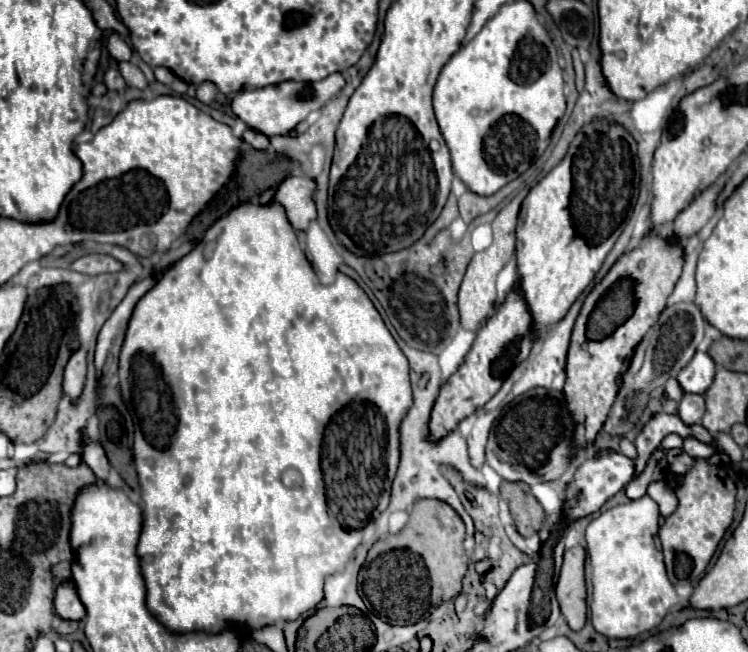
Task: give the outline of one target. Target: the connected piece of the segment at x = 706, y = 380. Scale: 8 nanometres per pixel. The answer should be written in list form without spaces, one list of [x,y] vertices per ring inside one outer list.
[[[696,352],[694,358],[678,372],[678,384],[688,394],[704,394],[714,380],[714,360],[706,352]]]

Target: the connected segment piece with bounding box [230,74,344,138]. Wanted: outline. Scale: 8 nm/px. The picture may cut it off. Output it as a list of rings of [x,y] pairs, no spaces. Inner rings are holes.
[[[330,74],[318,82],[280,82],[264,88],[244,88],[234,94],[230,108],[232,112],[252,130],[262,132],[264,136],[286,136],[290,134],[310,112],[320,110],[338,90],[342,90],[342,74]]]

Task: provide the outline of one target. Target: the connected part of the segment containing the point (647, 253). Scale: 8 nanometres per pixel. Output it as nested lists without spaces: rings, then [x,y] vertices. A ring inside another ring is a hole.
[[[648,234],[642,238],[640,246],[634,248],[630,254],[624,254],[618,258],[618,262],[610,268],[610,272],[602,278],[600,284],[592,288],[592,292],[586,296],[584,306],[576,318],[574,330],[572,330],[572,342],[568,350],[568,364],[566,364],[566,386],[564,386],[564,398],[566,408],[572,414],[574,422],[574,442],[576,446],[590,446],[602,428],[610,406],[616,398],[616,392],[622,384],[622,374],[628,370],[630,358],[640,344],[642,336],[648,332],[648,328],[656,322],[660,312],[666,306],[666,298],[670,296],[676,280],[680,278],[684,264],[682,248],[670,246],[664,240],[660,240],[658,234]],[[620,280],[632,282],[632,298],[634,298],[634,312],[632,316],[620,324],[610,336],[604,340],[590,340],[586,336],[586,324],[588,316],[596,308],[598,300]]]

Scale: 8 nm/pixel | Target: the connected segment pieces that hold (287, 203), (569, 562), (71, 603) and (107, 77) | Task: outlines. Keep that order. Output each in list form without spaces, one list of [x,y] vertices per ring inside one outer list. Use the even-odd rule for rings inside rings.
[[[286,176],[278,186],[274,198],[284,204],[288,220],[296,230],[306,230],[308,224],[316,218],[316,204],[312,200],[314,188],[316,182],[302,176]]]
[[[574,546],[564,552],[564,564],[556,584],[556,600],[562,616],[572,630],[582,630],[586,624],[586,584],[584,584],[584,560],[586,550]]]
[[[62,582],[56,588],[54,610],[64,620],[82,620],[84,606],[80,606],[80,598],[76,598],[76,590],[72,590],[72,582]]]
[[[108,68],[106,72],[104,72],[104,84],[106,84],[106,88],[110,88],[110,90],[122,90],[124,86],[126,86],[126,82],[124,82],[124,78],[120,76],[120,72],[114,68]]]

